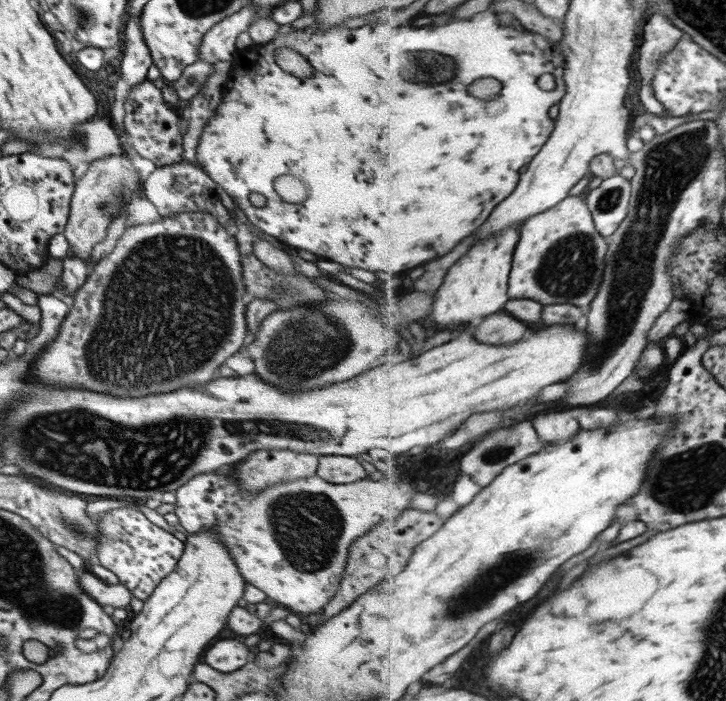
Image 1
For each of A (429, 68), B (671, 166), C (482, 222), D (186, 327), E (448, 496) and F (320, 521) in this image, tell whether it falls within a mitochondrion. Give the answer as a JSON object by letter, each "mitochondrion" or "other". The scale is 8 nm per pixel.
{"A":"mitochondrion","B":"mitochondrion","C":"other","D":"mitochondrion","E":"other","F":"mitochondrion"}

